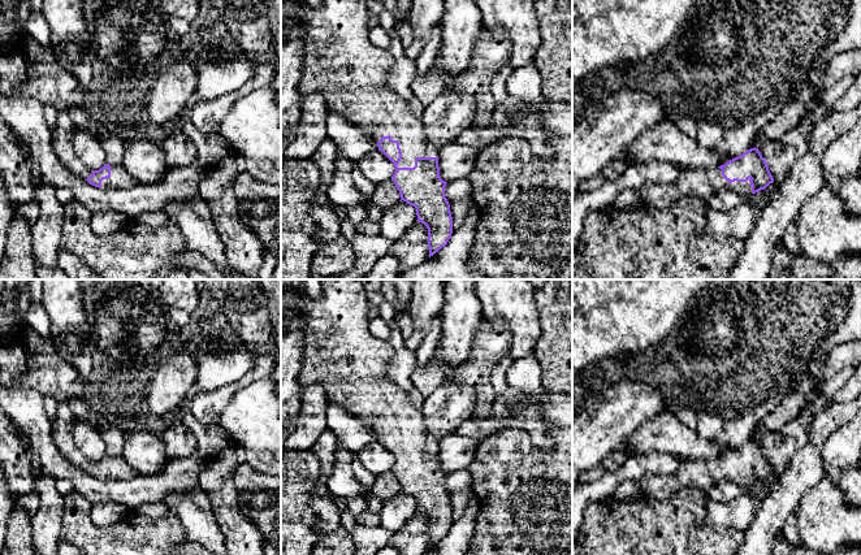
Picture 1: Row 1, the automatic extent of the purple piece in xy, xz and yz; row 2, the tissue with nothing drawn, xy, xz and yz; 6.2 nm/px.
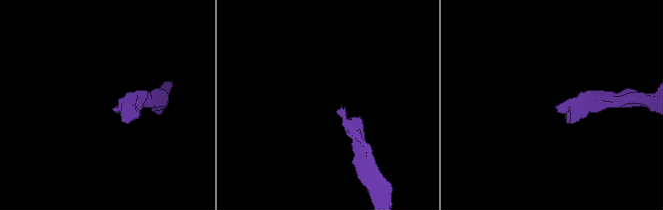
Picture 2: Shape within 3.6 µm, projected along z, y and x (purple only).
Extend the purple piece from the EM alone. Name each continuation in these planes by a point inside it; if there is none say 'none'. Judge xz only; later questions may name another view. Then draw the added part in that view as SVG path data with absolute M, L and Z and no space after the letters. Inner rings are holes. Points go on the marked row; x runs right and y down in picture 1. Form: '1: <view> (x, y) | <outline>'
1: xz (341, 64) | M321 0L317 6L306 1L281 3L281 26L287 17L299 17L304 30L304 57L302 78L298 86L300 96L320 94L325 97L329 110L342 114L349 122L358 126L378 142L390 135L398 140L402 159L398 168L414 168L416 157L438 157L440 151L425 143L421 118L416 117L408 103L386 84L386 77L395 58L389 49L373 45L369 40L368 16L372 9L365 0Z

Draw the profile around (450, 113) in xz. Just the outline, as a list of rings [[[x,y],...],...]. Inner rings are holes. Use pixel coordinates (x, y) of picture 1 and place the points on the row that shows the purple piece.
[[[453,88],[442,91],[430,104],[424,107],[421,123],[425,143],[438,151],[467,129],[472,129],[476,113],[473,97],[455,92]]]

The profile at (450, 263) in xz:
[[[472,203],[464,224],[453,230],[447,244],[430,256],[425,264],[401,272],[399,279],[485,279],[481,273],[467,268],[479,220],[480,211]]]

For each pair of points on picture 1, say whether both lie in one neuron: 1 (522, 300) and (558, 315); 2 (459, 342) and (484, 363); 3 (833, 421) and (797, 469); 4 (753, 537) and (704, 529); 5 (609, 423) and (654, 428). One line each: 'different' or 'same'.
1: different
2: different
3: same
4: different
5: different

